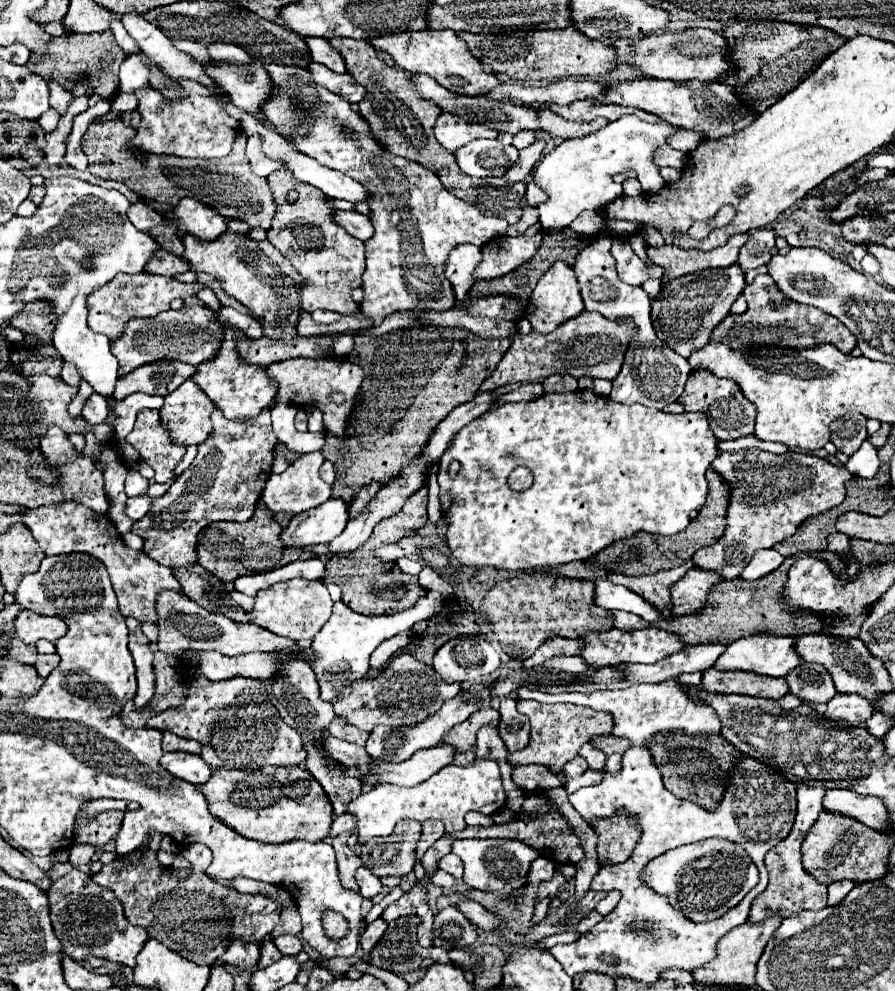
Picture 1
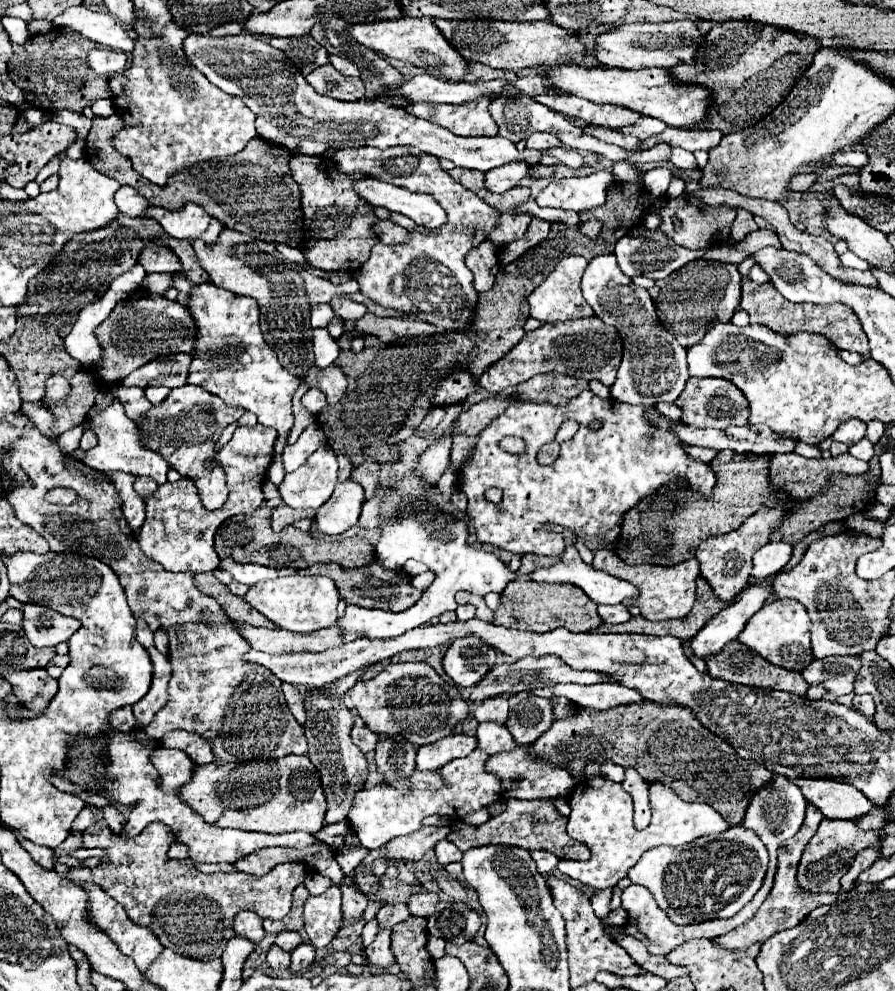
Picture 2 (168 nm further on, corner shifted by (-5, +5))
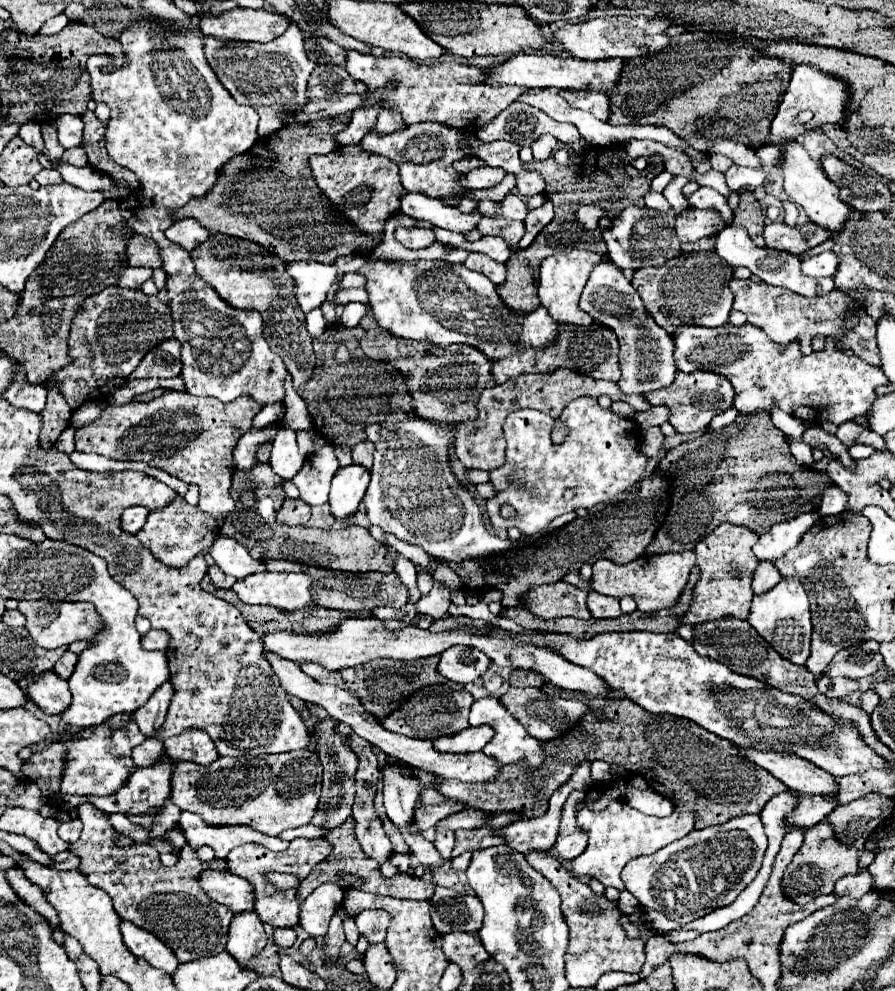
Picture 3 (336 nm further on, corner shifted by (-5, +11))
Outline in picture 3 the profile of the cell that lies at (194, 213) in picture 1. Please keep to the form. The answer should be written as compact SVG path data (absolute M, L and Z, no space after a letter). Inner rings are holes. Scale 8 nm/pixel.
M184 218L184 220L176 220L168 230L166 230L166 236L180 244L182 248L186 250L194 250L198 244L202 244L204 240L208 240L210 232L198 224L198 220L192 220L192 218Z

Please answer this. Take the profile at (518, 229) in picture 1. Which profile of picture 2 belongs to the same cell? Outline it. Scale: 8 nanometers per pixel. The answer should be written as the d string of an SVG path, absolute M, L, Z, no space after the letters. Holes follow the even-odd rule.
M500 214L498 226L494 226L486 238L490 238L490 242L494 242L498 248L520 240L530 224L530 218L530 214Z

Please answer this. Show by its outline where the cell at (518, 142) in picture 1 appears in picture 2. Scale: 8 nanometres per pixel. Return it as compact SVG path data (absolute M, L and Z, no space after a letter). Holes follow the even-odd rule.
M538 132L538 134L532 134L532 138L526 140L526 146L530 150L548 150L548 148L560 148L562 142L554 134Z

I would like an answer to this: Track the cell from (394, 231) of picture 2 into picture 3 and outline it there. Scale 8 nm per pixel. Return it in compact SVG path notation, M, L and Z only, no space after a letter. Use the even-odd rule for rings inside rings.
M398 226L394 236L406 248L424 248L424 246L430 246L436 242L434 232L430 228L402 228L402 226Z

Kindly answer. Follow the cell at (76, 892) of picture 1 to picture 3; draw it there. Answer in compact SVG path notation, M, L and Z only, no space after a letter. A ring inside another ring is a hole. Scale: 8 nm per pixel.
M122 920L120 932L124 936L126 948L134 956L144 958L150 966L156 966L156 968L160 968L168 974L172 974L174 966L178 966L178 960L176 960L174 952L170 952L170 948L162 940L158 940L154 934L146 932L144 928L138 928L132 922Z

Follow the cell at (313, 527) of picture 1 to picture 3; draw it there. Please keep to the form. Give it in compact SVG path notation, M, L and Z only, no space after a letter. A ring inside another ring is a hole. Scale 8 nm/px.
M350 464L346 468L338 468L338 472L332 478L332 490L330 490L330 510L336 520L350 520L358 504L362 502L366 488L368 488L370 472L362 466Z

